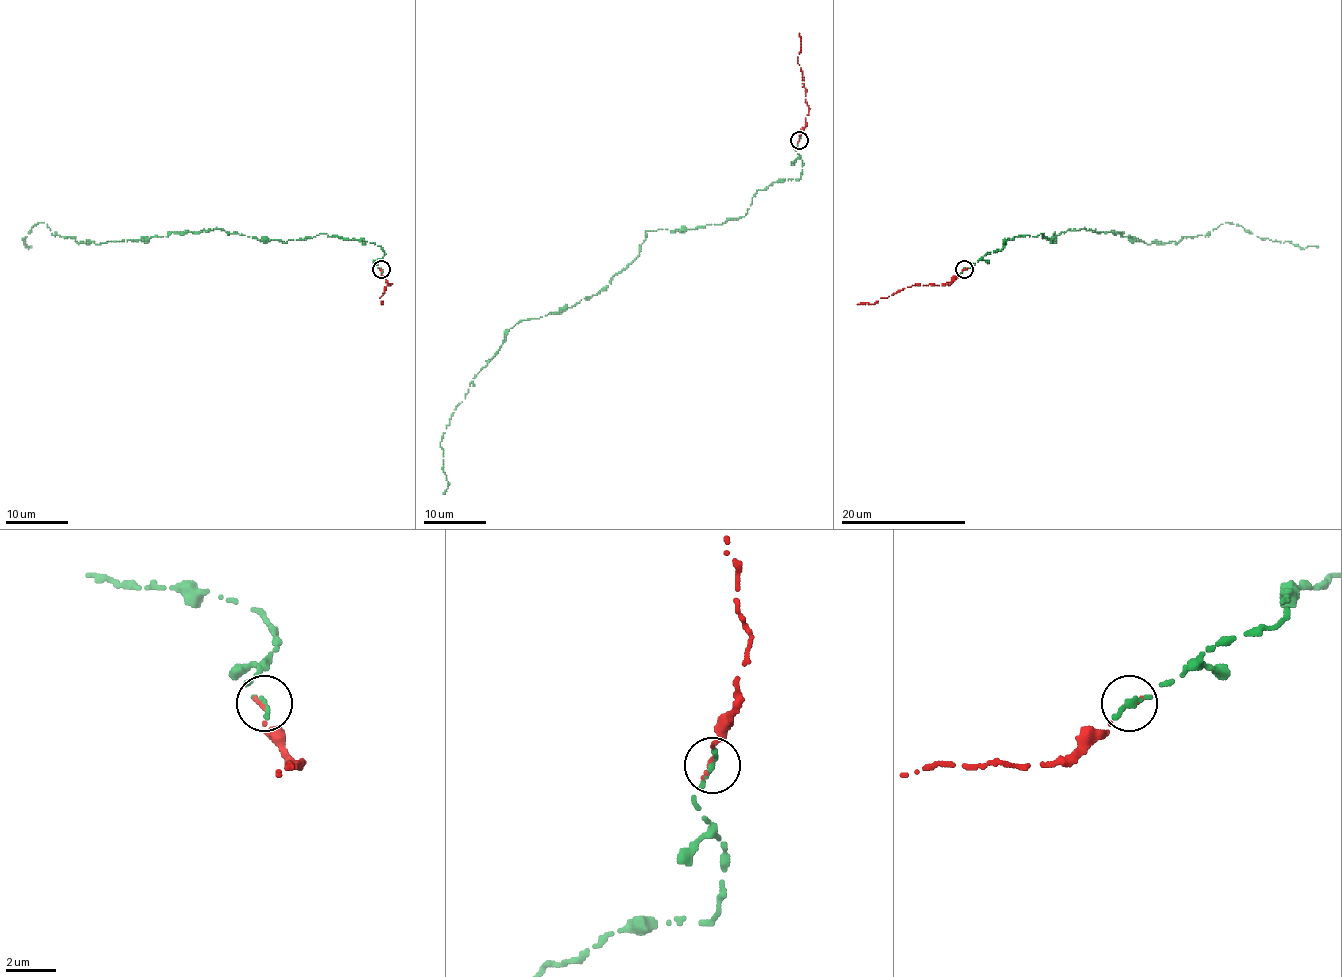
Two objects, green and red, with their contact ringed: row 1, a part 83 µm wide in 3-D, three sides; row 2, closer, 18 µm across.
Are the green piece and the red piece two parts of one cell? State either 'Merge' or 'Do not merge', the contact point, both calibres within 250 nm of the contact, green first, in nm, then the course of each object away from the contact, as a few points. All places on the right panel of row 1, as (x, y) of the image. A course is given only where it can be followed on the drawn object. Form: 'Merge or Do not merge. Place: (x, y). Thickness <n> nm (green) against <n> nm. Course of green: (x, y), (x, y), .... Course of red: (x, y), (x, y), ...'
Do not merge. Place: (964, 269). Thickness 280 nm (green) against 150 nm. Course of green: (964, 269), (1003, 241), (1040, 233), (1050, 243), (1080, 229), (1150, 244), (1232, 222), (1260, 238), (1318, 247). Course of red: (964, 269), (957, 277), (937, 285), (907, 287), (873, 304), (857, 304)

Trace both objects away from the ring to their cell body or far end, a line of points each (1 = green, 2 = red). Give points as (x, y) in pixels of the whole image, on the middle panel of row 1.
1: (799, 140), (800, 177), (758, 190), (744, 216), (647, 231), (597, 295), (510, 328), (441, 436), (443, 494)
2: (799, 140), (808, 113), (802, 72), (797, 63), (799, 33)

